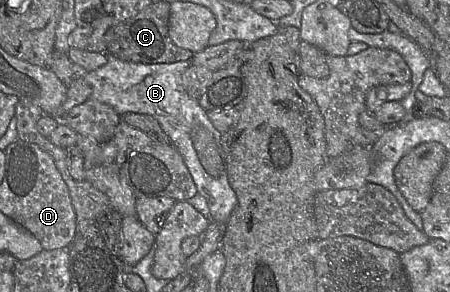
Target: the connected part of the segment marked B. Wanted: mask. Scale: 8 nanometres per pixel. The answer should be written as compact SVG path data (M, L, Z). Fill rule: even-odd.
M107 54L105 65L78 78L83 78L91 86L92 94L89 99L111 106L119 115L132 112L154 117L170 138L170 142L181 154L197 187L198 194L206 199L210 211L209 220L226 224L237 205L237 197L228 180L227 160L221 142L222 133L214 127L208 117L208 112L200 106L198 100L191 98L182 88L181 77L190 64L191 60L158 64L135 63Z

